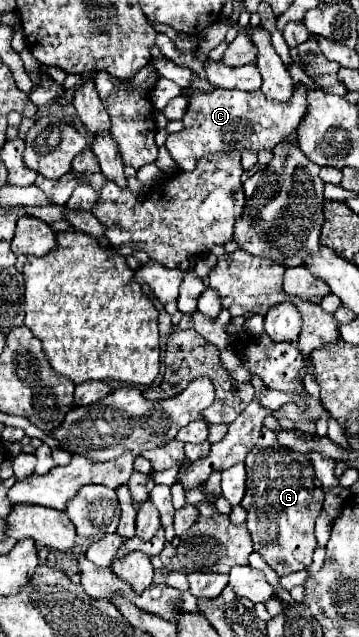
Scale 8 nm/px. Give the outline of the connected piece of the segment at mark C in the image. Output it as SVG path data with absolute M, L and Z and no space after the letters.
M295 84L293 86L293 94L291 94L289 102L269 100L259 90L253 90L253 92L241 92L241 90L213 90L207 93L194 92L191 95L191 100L189 100L189 108L187 108L183 120L181 120L183 122L183 130L177 132L177 134L169 134L167 142L165 142L165 148L169 150L171 158L177 162L179 170L193 170L197 166L197 160L203 158L205 154L223 152L225 144L229 144L229 142L243 144L245 134L239 134L239 132L241 132L241 126L247 124L247 132L255 134L255 152L273 150L281 142L291 142L291 138L297 132L299 122L305 116L305 110L307 110L307 96L305 96L305 86L303 84Z

